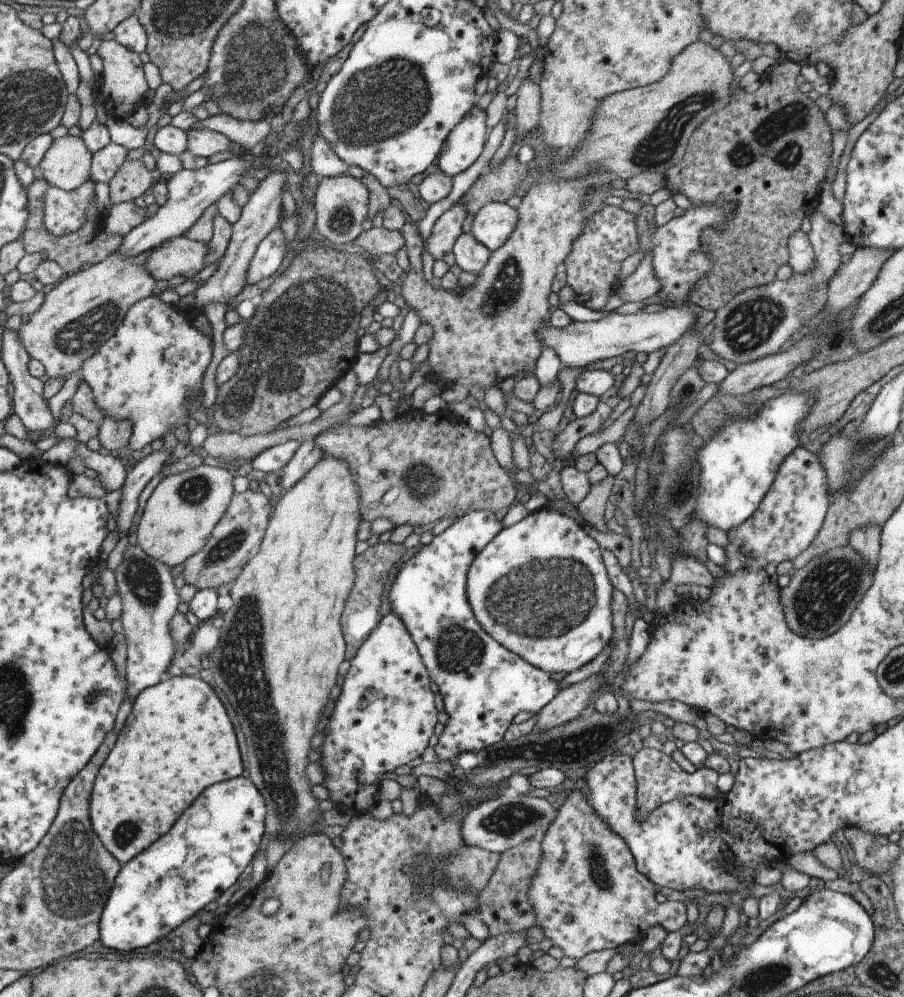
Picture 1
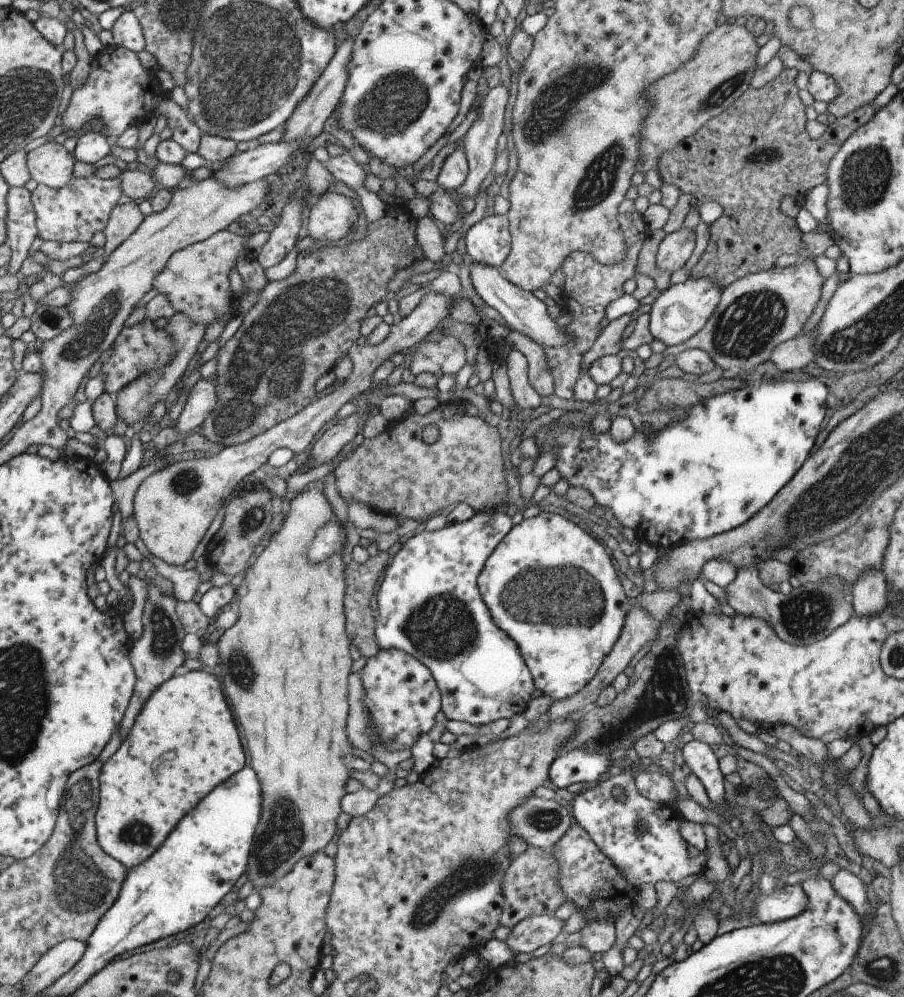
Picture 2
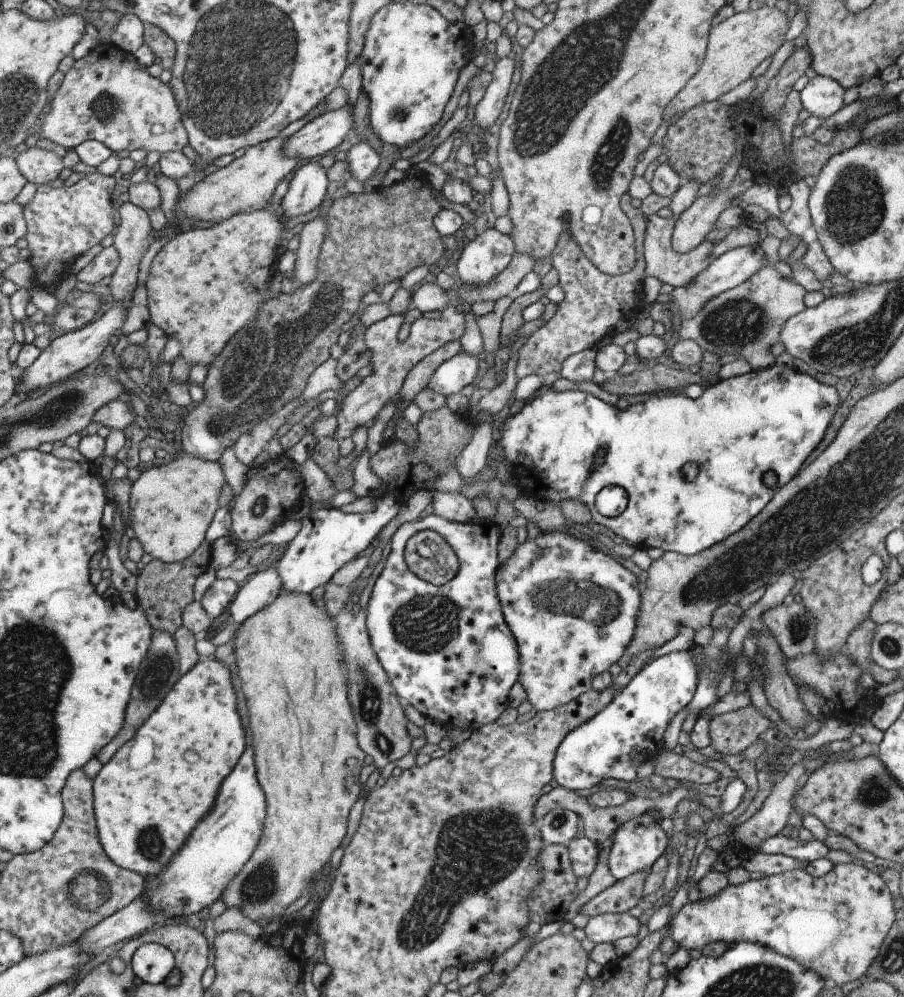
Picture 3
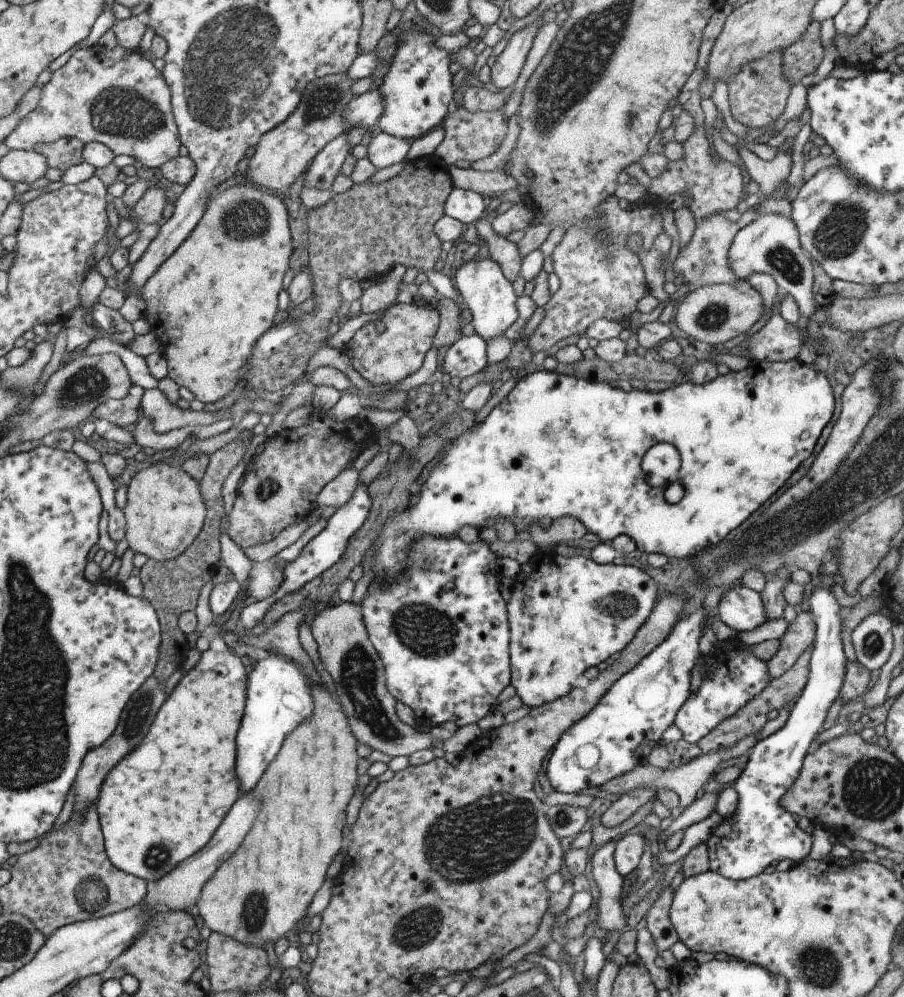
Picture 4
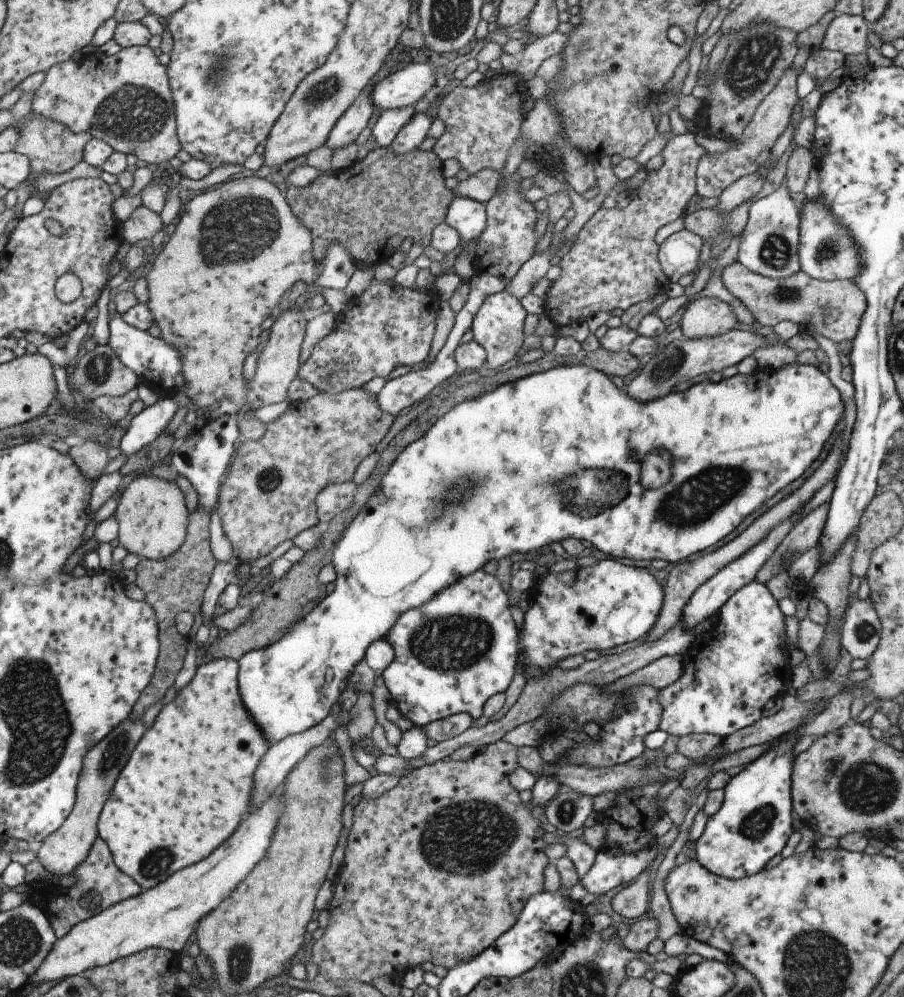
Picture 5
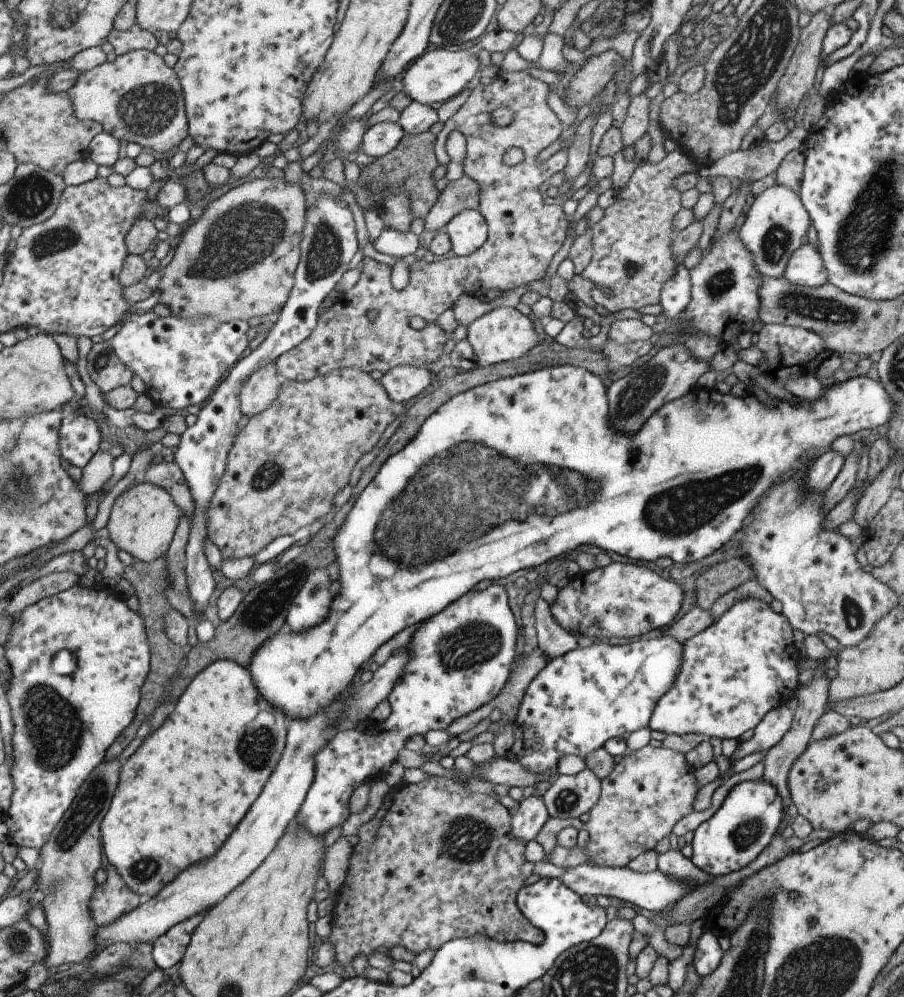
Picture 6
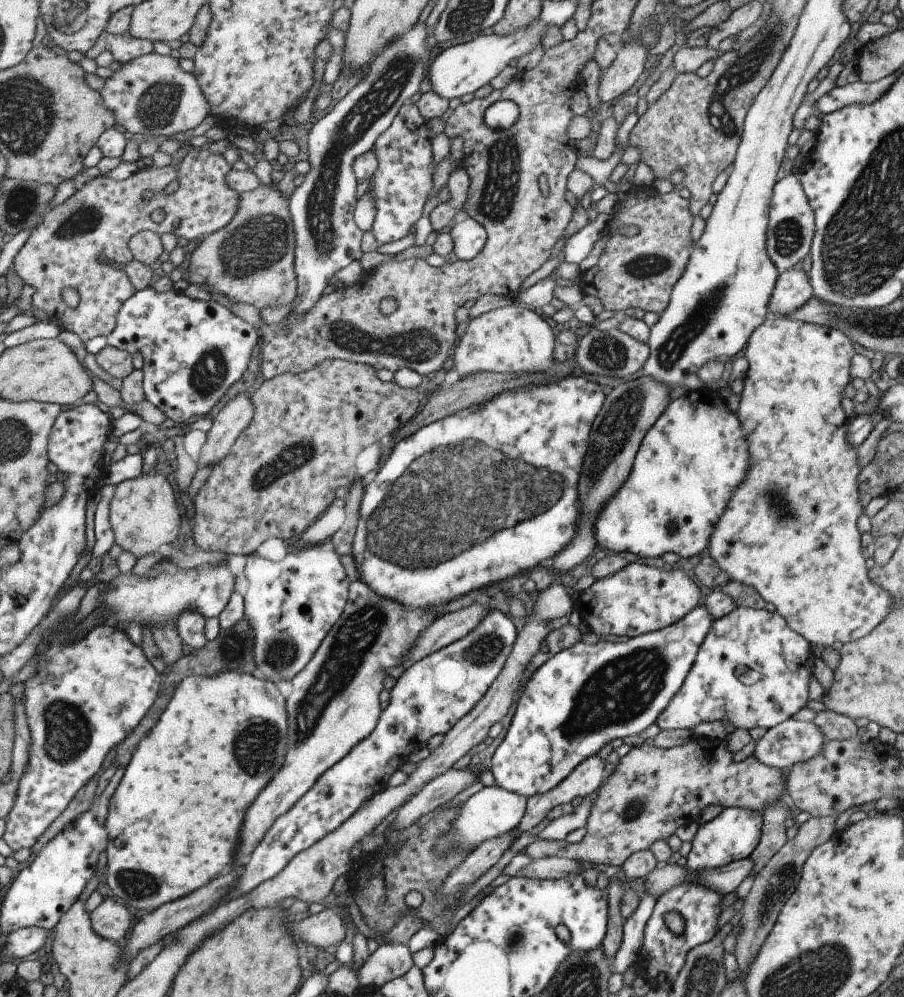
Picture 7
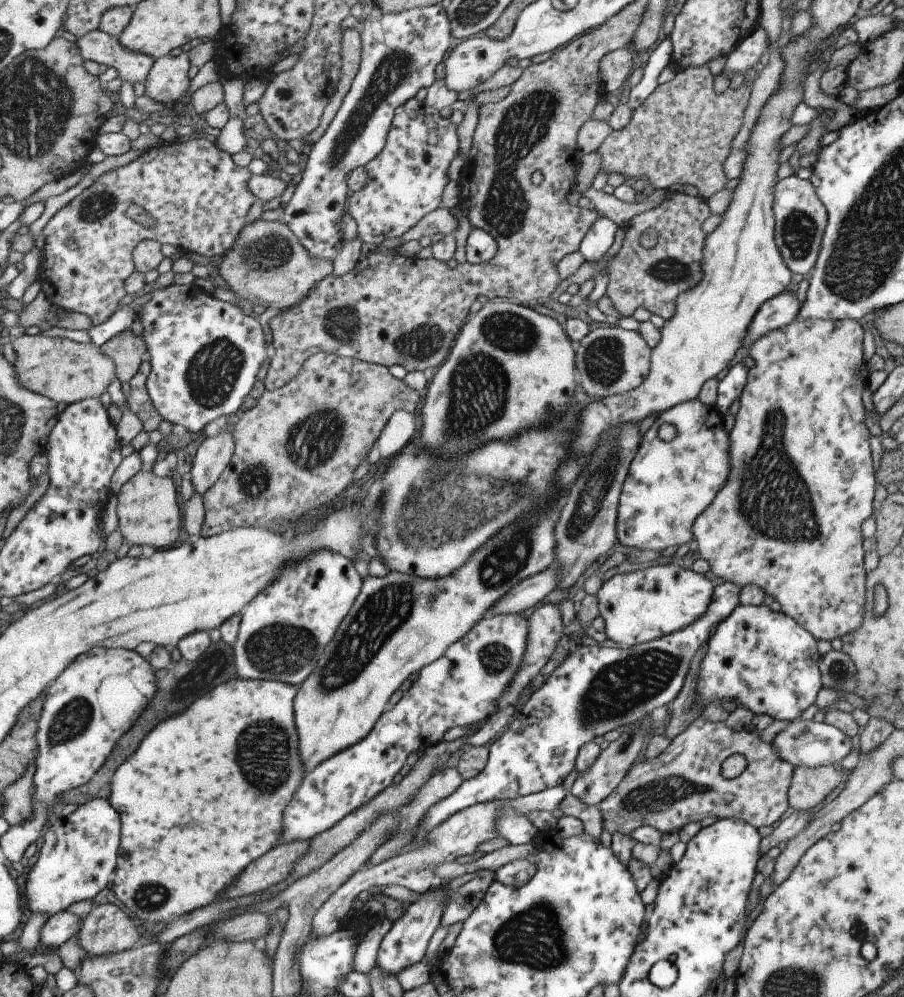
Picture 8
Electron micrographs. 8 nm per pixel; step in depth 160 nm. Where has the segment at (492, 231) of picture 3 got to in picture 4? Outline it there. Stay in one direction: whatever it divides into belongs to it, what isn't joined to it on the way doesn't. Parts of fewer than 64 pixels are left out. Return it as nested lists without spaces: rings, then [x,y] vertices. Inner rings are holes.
[[[474,250],[466,254],[465,263],[455,272],[453,286],[456,287],[462,306],[471,311],[475,335],[483,340],[491,340],[495,336],[507,333],[519,319],[515,302],[517,296],[512,285],[503,277],[499,264],[491,260],[491,256],[474,258]]]

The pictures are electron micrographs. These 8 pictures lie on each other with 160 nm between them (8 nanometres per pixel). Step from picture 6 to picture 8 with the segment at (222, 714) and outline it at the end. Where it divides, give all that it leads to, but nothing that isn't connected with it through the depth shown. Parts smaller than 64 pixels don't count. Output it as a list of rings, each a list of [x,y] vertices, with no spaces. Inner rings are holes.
[[[233,677],[203,696],[195,699],[185,710],[168,716],[141,740],[141,744],[115,770],[110,780],[108,803],[118,812],[120,841],[111,890],[117,900],[127,908],[127,913],[149,922],[165,922],[179,918],[182,914],[216,902],[216,898],[232,883],[240,872],[258,856],[273,848],[278,842],[282,810],[305,774],[297,756],[297,737],[294,727],[292,702],[296,686],[265,679],[242,679]]]

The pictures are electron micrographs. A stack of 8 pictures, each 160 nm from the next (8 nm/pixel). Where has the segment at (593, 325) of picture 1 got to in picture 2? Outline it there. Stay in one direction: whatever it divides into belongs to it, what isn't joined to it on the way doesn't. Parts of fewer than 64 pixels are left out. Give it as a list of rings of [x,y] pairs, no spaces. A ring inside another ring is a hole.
[[[470,261],[469,278],[472,287],[484,304],[495,308],[502,320],[505,320],[511,328],[530,338],[540,347],[562,347],[572,338],[569,333],[564,333],[563,327],[559,327],[552,318],[549,318],[543,302],[532,293],[511,285],[507,279],[501,276],[499,268]],[[687,279],[661,291],[650,305],[648,330],[653,340],[663,342],[672,352],[690,336],[693,336],[708,321],[719,302],[721,289],[713,279]]]

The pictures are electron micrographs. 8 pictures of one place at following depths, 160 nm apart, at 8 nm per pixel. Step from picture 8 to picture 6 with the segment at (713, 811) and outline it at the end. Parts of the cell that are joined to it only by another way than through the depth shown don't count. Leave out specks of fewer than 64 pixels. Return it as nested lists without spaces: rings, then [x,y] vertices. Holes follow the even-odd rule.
[[[645,745],[623,756],[611,769],[611,772],[600,780],[600,793],[597,802],[591,807],[586,828],[588,842],[585,850],[576,846],[572,849],[553,846],[545,861],[555,866],[574,867],[587,861],[605,867],[626,867],[630,860],[637,858],[645,851],[653,851],[655,844],[664,836],[669,836],[671,827],[677,820],[691,812],[691,803],[695,793],[701,788],[694,784],[694,770],[684,759],[684,755],[665,747],[654,748]]]

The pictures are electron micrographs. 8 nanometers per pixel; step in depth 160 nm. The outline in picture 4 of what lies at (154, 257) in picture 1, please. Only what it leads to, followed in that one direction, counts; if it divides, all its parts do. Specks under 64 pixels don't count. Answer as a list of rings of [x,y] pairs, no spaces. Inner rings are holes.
[[[235,184],[229,186],[223,191],[216,191],[211,194],[211,198],[203,210],[203,216],[197,226],[189,232],[189,235],[179,247],[163,262],[159,264],[159,268],[145,280],[145,284],[141,286],[141,295],[145,301],[145,311],[143,318],[147,320],[150,331],[157,336],[163,356],[167,362],[167,377],[177,384],[177,387],[186,388],[195,398],[195,400],[203,403],[214,403],[225,397],[239,380],[239,374],[243,372],[249,356],[251,356],[251,348],[257,342],[257,338],[261,334],[265,334],[272,326],[273,317],[276,313],[277,296],[281,288],[283,276],[293,261],[291,237],[289,232],[288,216],[285,206],[277,194],[269,194],[269,191],[260,191],[259,188],[249,184]]]

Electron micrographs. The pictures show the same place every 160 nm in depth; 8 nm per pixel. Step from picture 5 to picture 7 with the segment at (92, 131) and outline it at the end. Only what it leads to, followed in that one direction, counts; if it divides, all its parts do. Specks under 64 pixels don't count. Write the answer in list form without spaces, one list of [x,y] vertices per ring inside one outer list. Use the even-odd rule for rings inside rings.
[[[147,53],[120,64],[111,76],[103,78],[98,90],[102,105],[111,111],[115,127],[127,136],[167,136],[193,129],[208,114],[204,96],[195,77],[184,72],[169,55]]]

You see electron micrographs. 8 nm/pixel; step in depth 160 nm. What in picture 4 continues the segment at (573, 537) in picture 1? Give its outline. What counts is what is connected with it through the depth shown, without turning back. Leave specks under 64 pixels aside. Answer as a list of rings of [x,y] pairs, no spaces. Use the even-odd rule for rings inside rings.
[[[539,553],[533,554],[529,558],[529,566],[519,570],[512,578],[511,594],[509,594],[509,602],[505,605],[507,614],[507,623],[509,628],[509,670],[510,685],[515,689],[516,695],[521,699],[525,706],[534,708],[541,706],[545,702],[551,702],[559,696],[565,696],[571,688],[577,684],[577,678],[582,676],[588,667],[596,667],[600,662],[604,662],[616,652],[620,652],[635,637],[637,630],[643,625],[656,604],[656,593],[658,593],[656,584],[645,574],[643,570],[638,570],[633,566],[615,566],[615,564],[596,564],[591,558],[583,558],[583,556],[560,556],[556,553]]]

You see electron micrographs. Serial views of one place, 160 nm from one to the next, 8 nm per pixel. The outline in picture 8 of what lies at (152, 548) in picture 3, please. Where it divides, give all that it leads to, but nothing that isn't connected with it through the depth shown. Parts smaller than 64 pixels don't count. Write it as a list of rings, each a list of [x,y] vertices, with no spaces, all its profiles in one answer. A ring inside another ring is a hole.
[[[139,470],[120,486],[116,497],[116,528],[123,539],[137,546],[147,544],[156,550],[173,546],[180,529],[177,492],[170,476],[157,478],[147,470]]]

